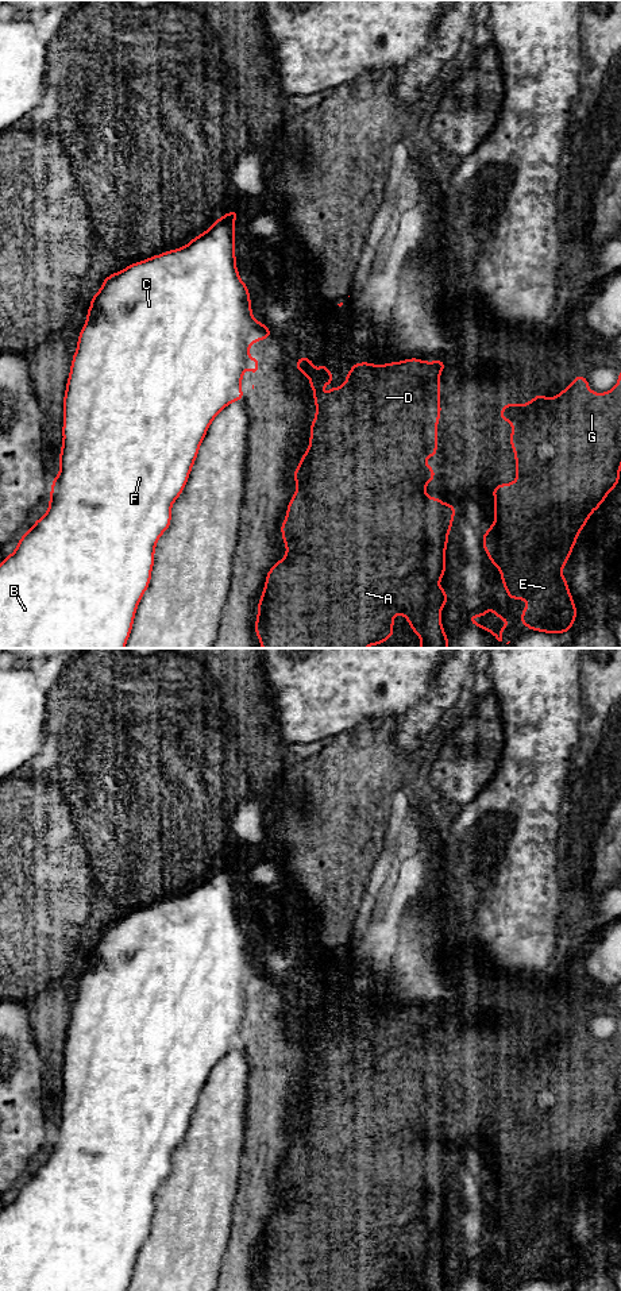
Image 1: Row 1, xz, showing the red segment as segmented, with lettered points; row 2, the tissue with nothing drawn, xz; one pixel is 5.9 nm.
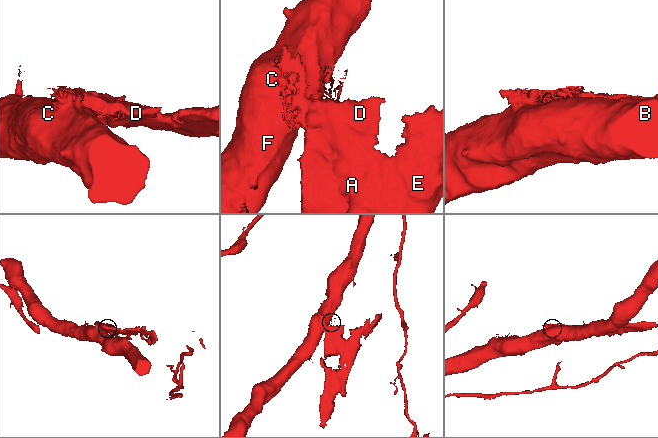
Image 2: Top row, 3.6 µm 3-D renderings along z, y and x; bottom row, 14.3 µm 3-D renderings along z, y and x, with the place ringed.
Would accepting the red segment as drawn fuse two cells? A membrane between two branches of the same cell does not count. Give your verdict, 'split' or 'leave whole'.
split

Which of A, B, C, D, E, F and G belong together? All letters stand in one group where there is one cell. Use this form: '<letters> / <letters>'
A D E G / B C F

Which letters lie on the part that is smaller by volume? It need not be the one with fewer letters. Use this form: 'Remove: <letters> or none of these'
Remove: A, D, E, G

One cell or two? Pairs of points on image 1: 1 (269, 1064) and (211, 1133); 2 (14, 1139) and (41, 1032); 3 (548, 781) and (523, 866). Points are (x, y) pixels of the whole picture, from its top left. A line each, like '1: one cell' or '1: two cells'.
1: two cells
2: two cells
3: one cell

